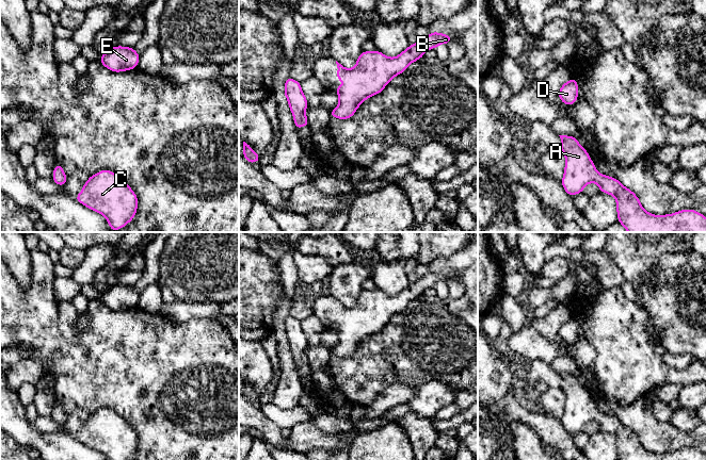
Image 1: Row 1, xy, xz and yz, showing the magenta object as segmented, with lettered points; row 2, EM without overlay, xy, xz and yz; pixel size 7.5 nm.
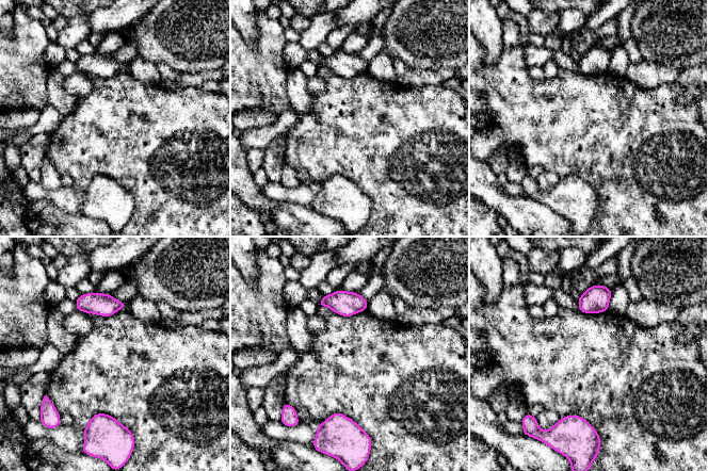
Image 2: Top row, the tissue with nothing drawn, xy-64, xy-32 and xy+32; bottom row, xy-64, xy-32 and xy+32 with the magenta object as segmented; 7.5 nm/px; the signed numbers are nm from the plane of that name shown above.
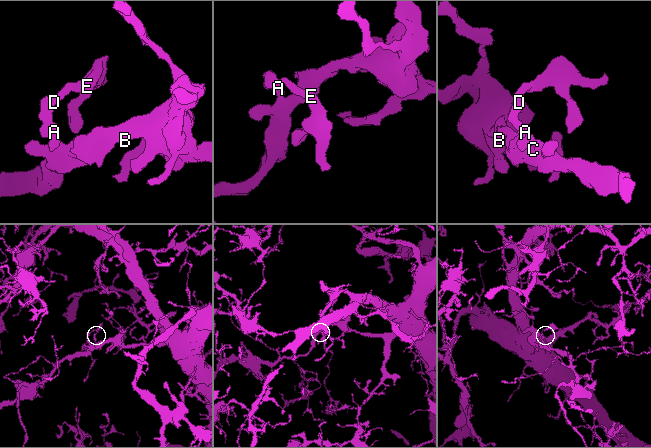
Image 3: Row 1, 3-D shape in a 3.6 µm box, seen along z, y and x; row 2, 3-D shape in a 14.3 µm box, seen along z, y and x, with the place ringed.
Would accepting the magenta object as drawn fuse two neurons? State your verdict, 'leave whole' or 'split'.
leave whole

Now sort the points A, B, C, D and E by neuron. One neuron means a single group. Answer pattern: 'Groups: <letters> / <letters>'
Groups: A B C D E

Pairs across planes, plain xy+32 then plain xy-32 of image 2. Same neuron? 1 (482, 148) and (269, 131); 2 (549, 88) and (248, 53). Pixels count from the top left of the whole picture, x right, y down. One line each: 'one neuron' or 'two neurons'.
1: one neuron
2: one neuron

